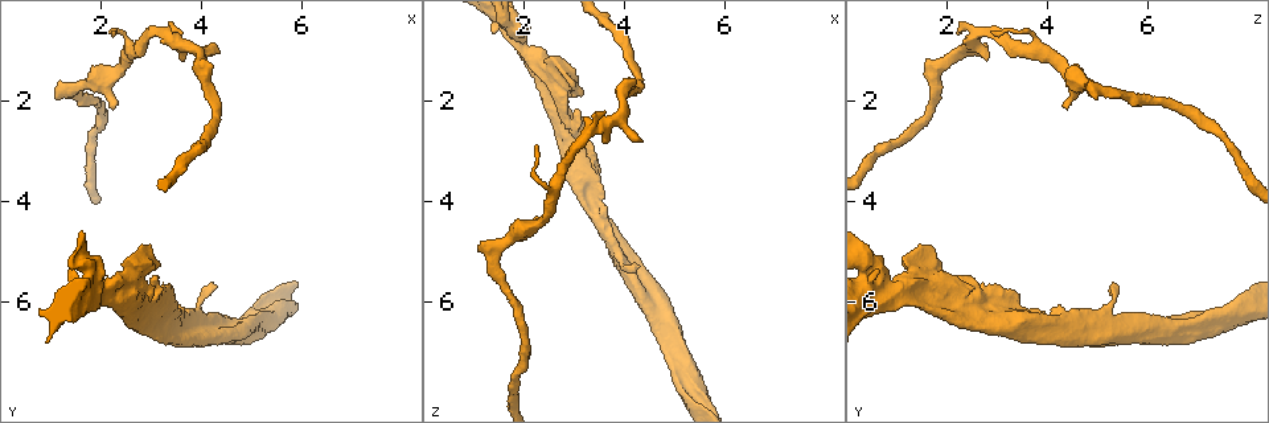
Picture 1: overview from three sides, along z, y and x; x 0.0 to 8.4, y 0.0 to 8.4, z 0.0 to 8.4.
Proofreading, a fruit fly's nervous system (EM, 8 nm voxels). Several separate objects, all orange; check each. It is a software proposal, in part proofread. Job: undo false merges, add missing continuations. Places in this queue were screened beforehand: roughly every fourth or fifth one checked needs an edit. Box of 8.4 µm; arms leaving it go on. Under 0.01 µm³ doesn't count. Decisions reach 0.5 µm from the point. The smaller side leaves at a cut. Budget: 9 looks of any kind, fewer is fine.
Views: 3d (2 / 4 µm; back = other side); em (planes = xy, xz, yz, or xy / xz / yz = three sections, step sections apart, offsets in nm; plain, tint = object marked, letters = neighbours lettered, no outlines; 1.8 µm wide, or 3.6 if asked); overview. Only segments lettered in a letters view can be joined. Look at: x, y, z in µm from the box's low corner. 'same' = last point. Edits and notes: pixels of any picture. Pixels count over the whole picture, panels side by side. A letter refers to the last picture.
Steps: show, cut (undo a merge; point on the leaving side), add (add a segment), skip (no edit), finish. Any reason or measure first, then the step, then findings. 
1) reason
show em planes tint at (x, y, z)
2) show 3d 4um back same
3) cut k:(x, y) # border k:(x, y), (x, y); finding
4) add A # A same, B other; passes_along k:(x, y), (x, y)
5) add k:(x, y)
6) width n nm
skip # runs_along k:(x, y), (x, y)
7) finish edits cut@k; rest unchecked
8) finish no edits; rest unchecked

branch stops here
show 3d 2um at (2.30, 2.10, 4.40)

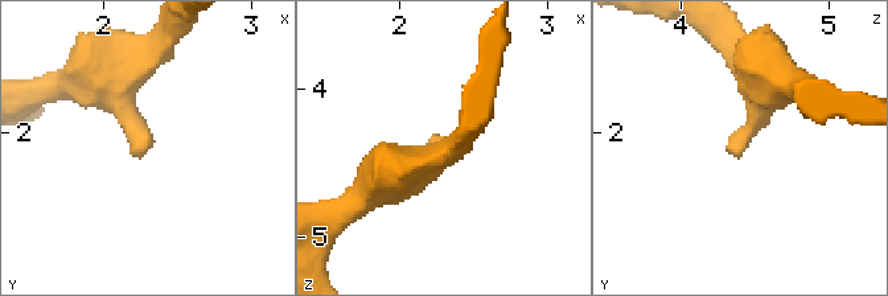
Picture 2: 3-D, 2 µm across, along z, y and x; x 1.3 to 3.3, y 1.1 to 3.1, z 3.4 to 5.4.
show em planes letters at (2.26, 2.12, 4.32)

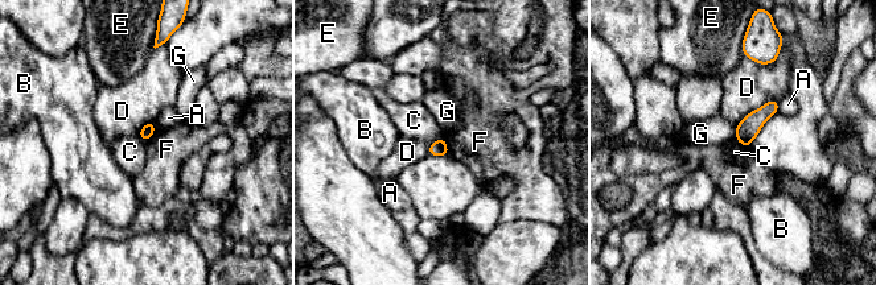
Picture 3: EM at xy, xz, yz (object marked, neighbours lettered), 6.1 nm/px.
skip # A other, B other, C other, D other, E other, F other, G other; border 3:(441, 136), (430, 145); no lettered segment goes on from it

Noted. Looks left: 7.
touches itself
show 3d 2um back at (2.55, 5.70, 1.50)

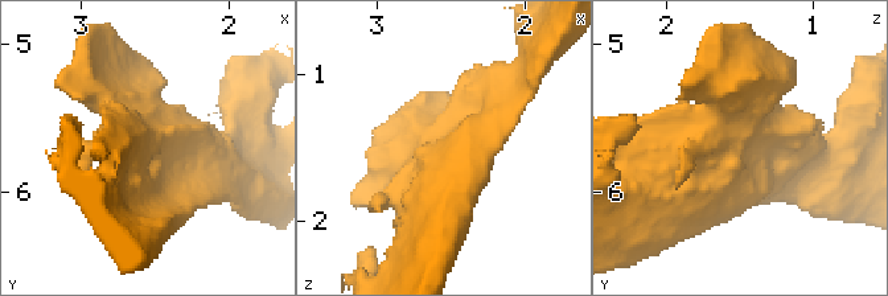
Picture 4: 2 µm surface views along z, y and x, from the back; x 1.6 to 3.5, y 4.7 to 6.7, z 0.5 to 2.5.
show em planes letters at (2.58, 5.70, 1.56)

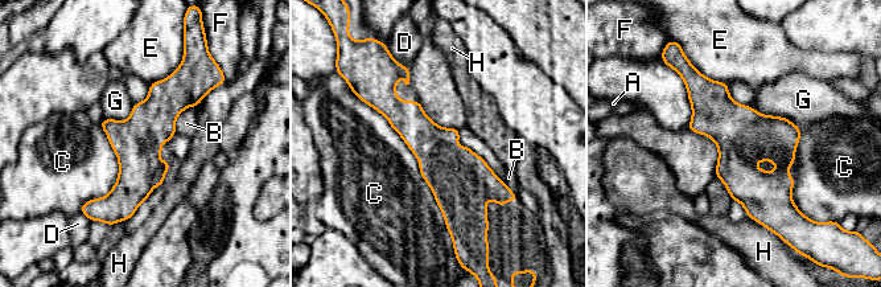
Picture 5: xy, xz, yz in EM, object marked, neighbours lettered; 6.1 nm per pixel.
skip # A other, B other, C other, D other, E other, F other, G other, H other; border 5:(98, 123), (118, 179), (79, 210); continuous, no second neuron

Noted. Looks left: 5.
free end
show em planes letters at (3.50, 5.85, 3.40)

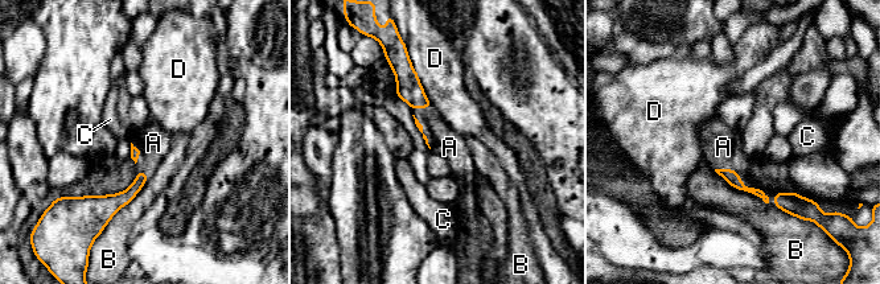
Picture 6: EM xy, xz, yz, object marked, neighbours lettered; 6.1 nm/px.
add A # A same, B other, C other, D other; the neuron continues

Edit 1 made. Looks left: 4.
see it whole again
show overview

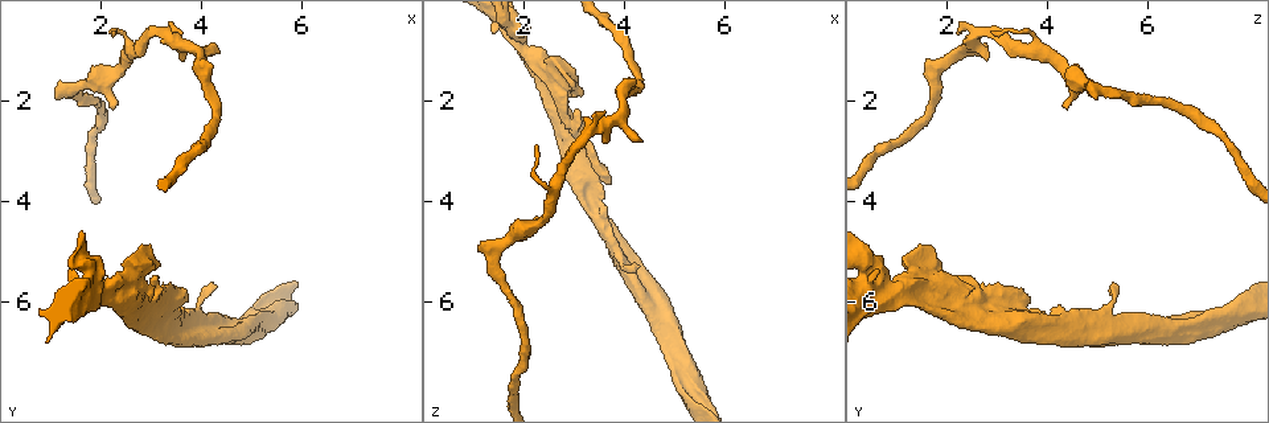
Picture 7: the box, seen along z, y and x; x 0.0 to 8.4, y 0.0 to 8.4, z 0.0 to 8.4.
free end
show em planes letters at (4.25, 5.65, 5.30)

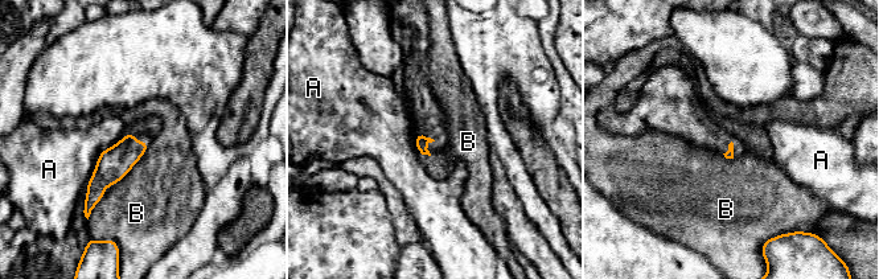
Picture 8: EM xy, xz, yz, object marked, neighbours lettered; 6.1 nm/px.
skip # A other, B other; none of them fits

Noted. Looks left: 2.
finish edits add@6; rest unchecked

